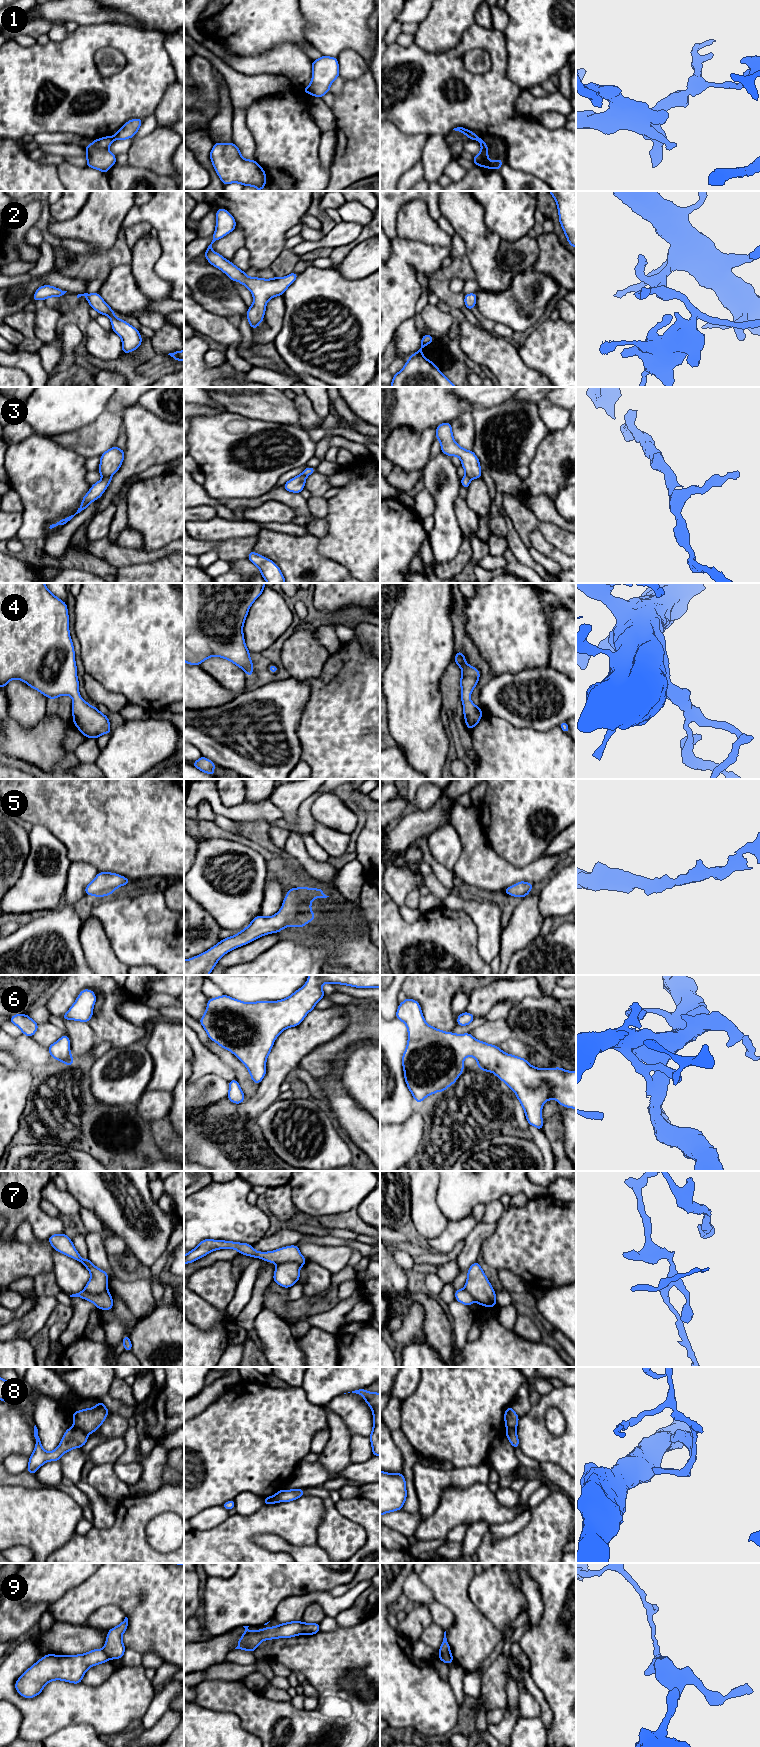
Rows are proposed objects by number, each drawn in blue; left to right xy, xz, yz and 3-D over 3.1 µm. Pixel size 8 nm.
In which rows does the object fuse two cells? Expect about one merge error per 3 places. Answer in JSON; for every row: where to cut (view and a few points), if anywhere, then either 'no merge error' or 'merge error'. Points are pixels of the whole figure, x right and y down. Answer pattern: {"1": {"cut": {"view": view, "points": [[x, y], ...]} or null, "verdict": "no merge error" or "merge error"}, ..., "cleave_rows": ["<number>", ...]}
{"1": {"cut": {"view": "xy", "points": [[113, 136], [115, 138]]}, "verdict": "merge error"}, "2": {"cut": null, "verdict": "no merge error"}, "3": {"cut": {"view": "xy", "points": [[111, 475], [102, 479]]}, "verdict": "merge error"}, "4": {"cut": null, "verdict": "no merge error"}, "5": {"cut": null, "verdict": "no merge error"}, "6": {"cut": null, "verdict": "no merge error"}, "7": {"cut": {"view": "xz", "points": [[277, 1264], [297, 1262], [301, 1266]]}, "verdict": "merge error"}, "8": {"cut": {"view": "xy", "points": [[74, 1425], [86, 1434]]}, "verdict": "merge error"}, "9": {"cut": {"view": "yz", "points": [[450, 1652], [439, 1654]]}, "verdict": "merge error"}, "cleave_rows": ["1", "3", "7", "8", "9"]}

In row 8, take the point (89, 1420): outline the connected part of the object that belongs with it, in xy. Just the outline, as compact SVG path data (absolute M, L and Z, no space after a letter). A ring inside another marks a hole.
M98 1401L93 1408L86 1408L73 1412L73 1424L75 1427L83 1430L86 1434L92 1434L104 1422L108 1416L109 1410L106 1406Z

